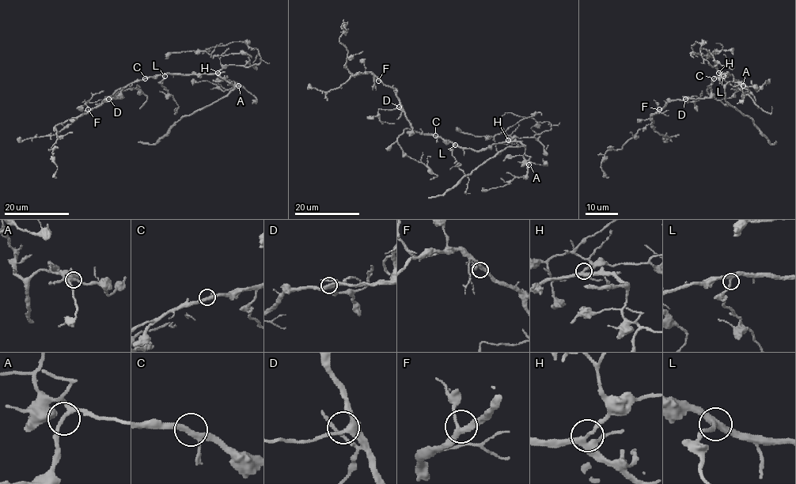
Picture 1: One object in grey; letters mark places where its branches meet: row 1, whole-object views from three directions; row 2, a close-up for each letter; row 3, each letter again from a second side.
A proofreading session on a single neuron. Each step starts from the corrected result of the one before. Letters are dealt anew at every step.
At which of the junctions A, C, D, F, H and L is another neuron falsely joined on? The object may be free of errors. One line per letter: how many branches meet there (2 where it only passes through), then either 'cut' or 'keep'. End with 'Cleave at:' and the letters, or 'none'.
A: branches 3; keep
C: branches 3; keep
D: branches 3; keep
F: branches 3; keep
H: branches 3; keep
L: branches 3; keep
Cleave at: none

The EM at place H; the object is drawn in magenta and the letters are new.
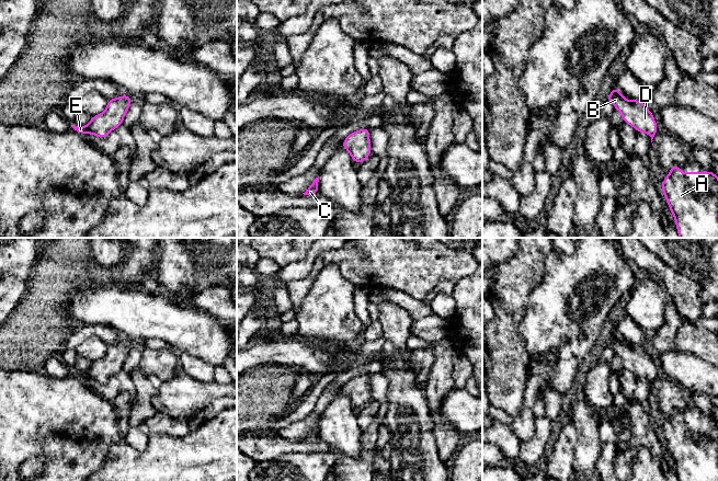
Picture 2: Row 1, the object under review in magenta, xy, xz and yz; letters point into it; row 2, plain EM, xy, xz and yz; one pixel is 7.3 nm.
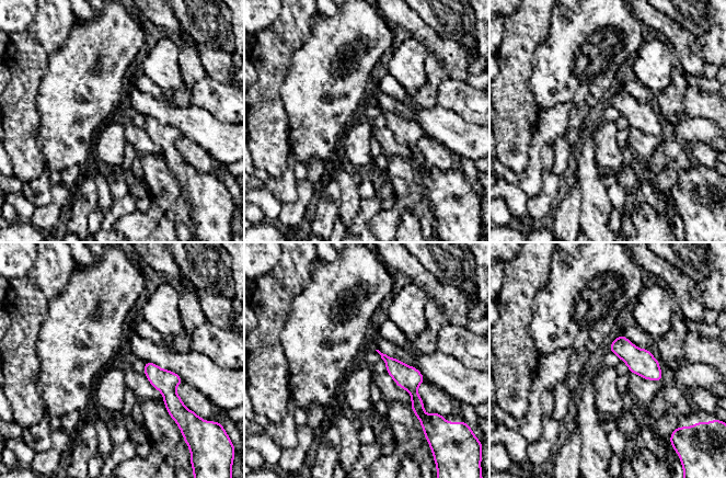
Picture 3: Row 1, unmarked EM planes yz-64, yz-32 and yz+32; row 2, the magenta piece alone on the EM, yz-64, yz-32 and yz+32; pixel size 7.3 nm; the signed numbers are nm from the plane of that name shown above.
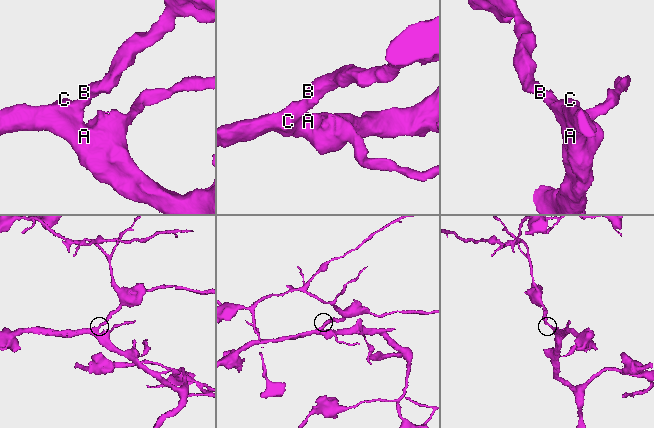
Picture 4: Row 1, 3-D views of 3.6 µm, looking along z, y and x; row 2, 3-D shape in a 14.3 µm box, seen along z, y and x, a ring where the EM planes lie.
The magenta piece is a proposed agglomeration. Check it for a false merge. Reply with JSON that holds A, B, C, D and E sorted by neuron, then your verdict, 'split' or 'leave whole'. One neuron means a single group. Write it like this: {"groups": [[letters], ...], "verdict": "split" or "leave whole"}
{"groups": [["A", "B", "C", "D", "E"]], "verdict": "leave whole"}

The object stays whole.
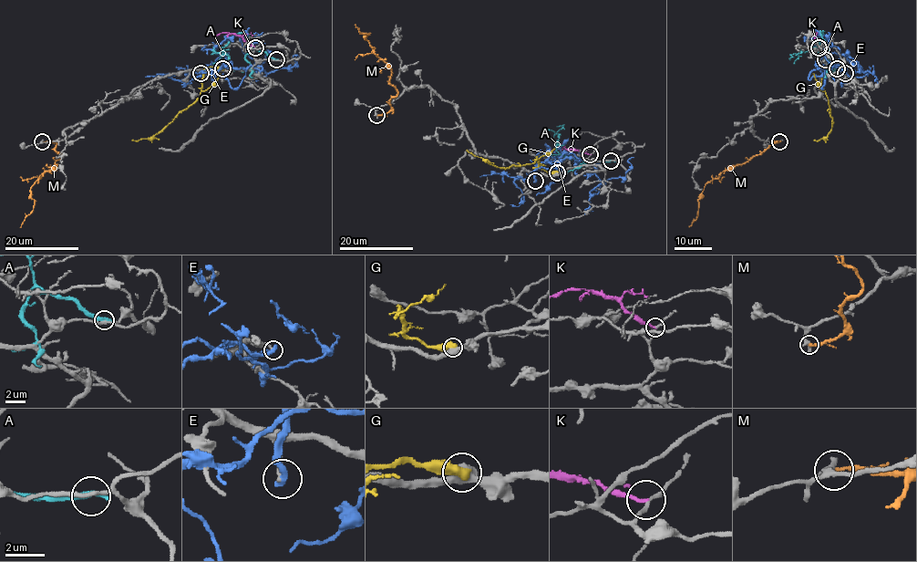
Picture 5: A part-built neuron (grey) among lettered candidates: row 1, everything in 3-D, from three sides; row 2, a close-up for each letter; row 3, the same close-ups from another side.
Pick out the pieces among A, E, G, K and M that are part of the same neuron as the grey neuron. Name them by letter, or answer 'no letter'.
no letter

